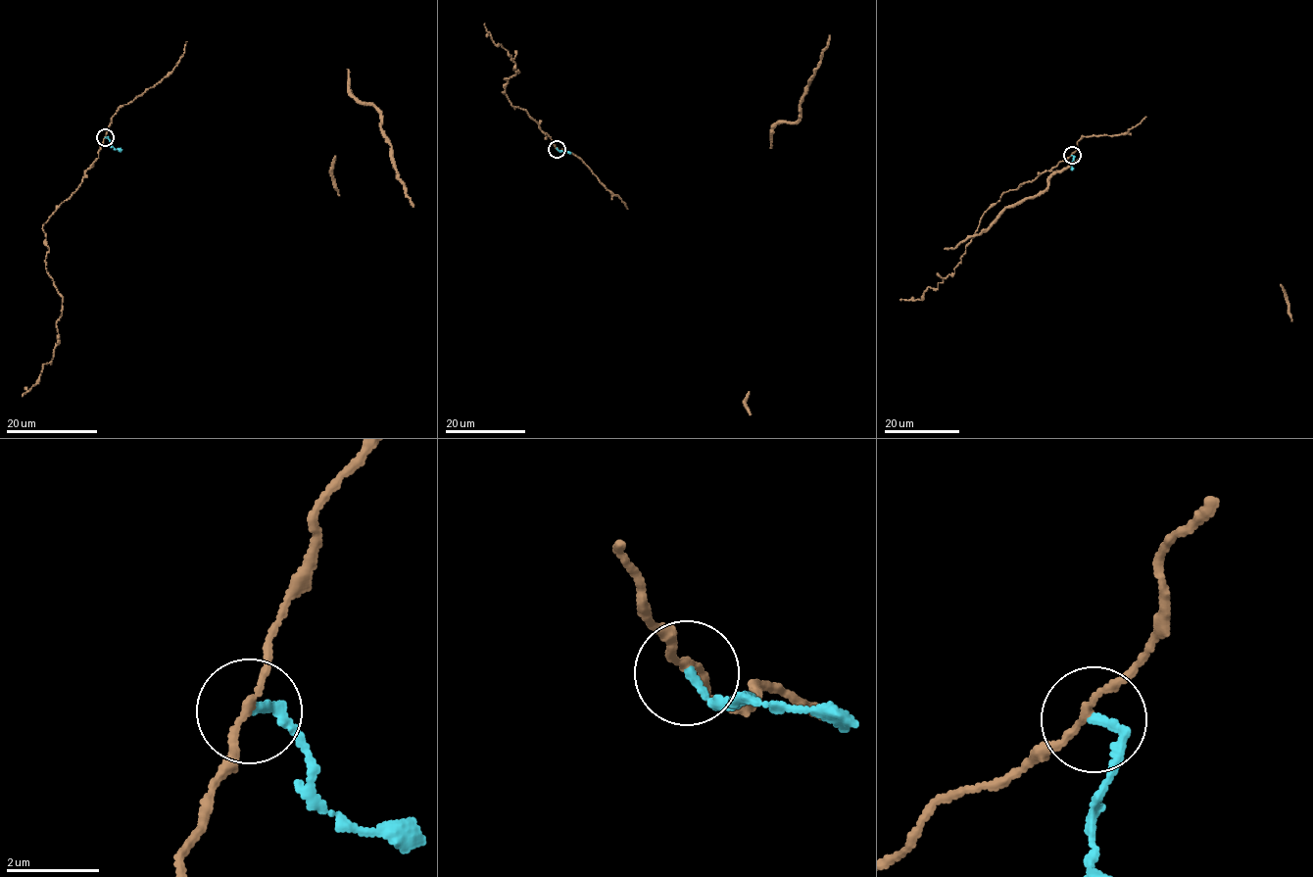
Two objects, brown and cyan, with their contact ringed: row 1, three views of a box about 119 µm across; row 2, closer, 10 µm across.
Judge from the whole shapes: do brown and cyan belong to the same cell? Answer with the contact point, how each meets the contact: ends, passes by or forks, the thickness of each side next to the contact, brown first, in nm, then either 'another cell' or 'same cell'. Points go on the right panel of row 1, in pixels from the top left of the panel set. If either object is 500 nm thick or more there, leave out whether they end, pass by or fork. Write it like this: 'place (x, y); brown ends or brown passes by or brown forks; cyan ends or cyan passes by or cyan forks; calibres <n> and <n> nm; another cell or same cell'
place (1072, 155); brown passes by; cyan ends; calibres 140 and 170 nm; another cell

